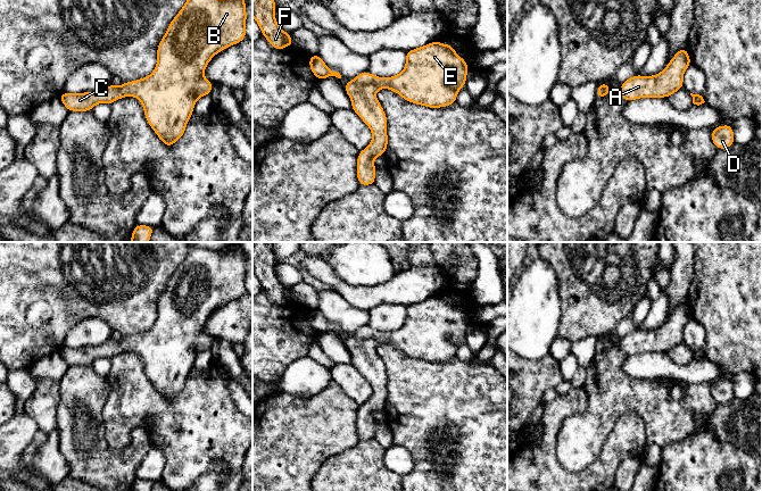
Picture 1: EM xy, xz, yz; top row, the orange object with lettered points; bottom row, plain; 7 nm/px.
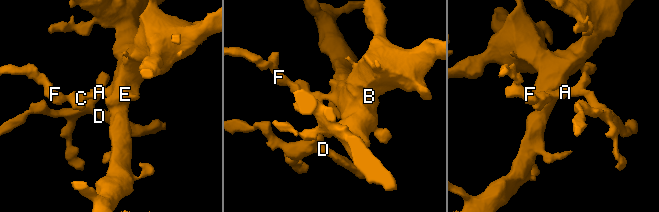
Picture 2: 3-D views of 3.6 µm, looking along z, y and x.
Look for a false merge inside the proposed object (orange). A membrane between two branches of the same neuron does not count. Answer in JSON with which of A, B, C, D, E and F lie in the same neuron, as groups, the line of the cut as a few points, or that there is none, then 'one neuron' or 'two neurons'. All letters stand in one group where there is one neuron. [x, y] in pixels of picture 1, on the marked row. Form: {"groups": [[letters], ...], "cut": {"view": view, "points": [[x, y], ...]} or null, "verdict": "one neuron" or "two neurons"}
{"groups": [["A", "B", "C", "D", "E", "F"]], "cut": null, "verdict": "one neuron"}

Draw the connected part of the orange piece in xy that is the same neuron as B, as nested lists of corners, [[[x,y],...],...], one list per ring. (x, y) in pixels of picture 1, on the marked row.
[[[187,0],[158,44],[157,65],[149,76],[121,86],[109,84],[96,92],[63,92],[59,98],[68,111],[91,111],[100,102],[111,105],[124,97],[135,97],[150,127],[171,147],[184,134],[197,100],[213,90],[214,84],[204,76],[206,66],[216,53],[247,38],[246,20],[245,0]]]

